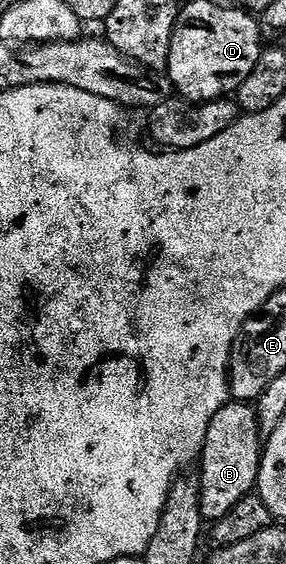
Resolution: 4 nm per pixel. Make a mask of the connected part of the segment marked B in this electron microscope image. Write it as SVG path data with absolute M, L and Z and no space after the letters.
M227 402L211 415L200 457L203 521L225 521L228 510L255 491L264 438L258 429L258 412L250 408L253 407L246 402Z

